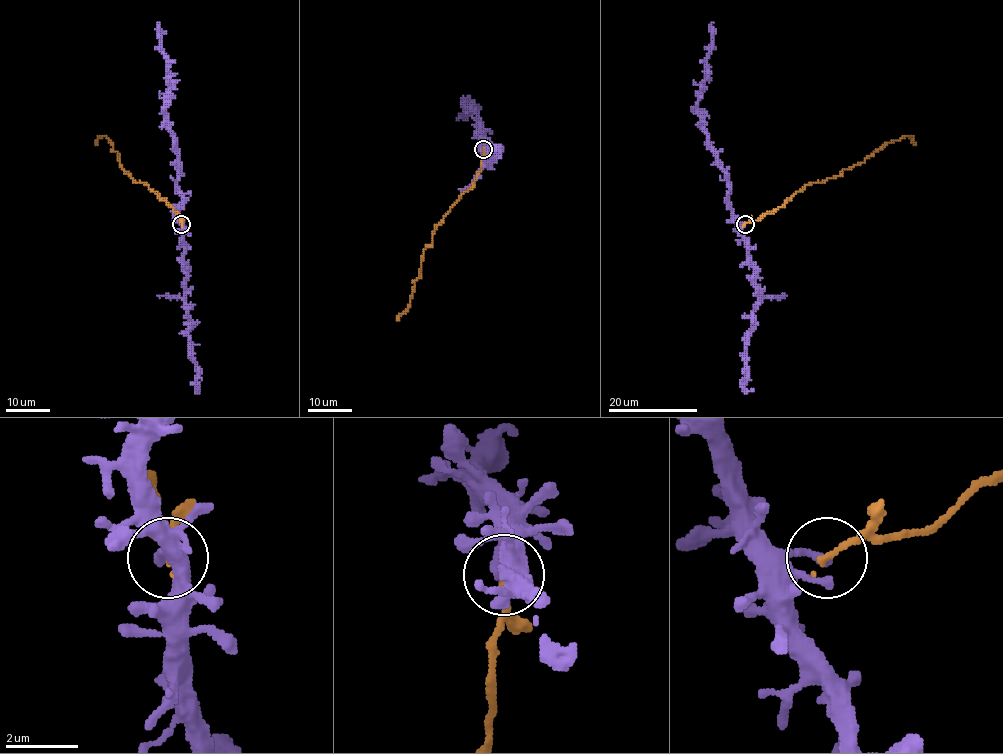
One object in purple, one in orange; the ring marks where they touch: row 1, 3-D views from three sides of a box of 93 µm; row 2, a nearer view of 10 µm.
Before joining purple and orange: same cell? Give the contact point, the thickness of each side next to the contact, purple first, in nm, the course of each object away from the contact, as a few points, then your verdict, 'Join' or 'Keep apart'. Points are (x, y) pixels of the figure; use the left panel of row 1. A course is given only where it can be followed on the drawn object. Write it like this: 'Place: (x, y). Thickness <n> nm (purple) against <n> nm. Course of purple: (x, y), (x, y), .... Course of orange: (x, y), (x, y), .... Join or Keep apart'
Place: (181, 224). Thickness 240 nm (purple) against 200 nm. Course of purple: (181, 224), (179, 206), (182, 193), (178, 188), (178, 153), (165, 108), (167, 55), (162, 48), (160, 22). Course of orange: (181, 224), (180, 216), (164, 199), (122, 169), (118, 154), (104, 136), (99, 136), (95, 145). Keep apart

